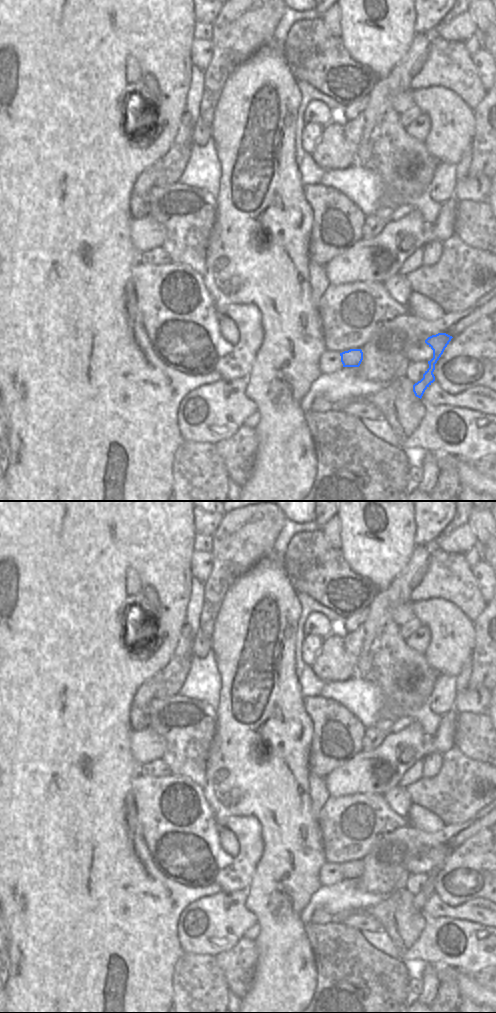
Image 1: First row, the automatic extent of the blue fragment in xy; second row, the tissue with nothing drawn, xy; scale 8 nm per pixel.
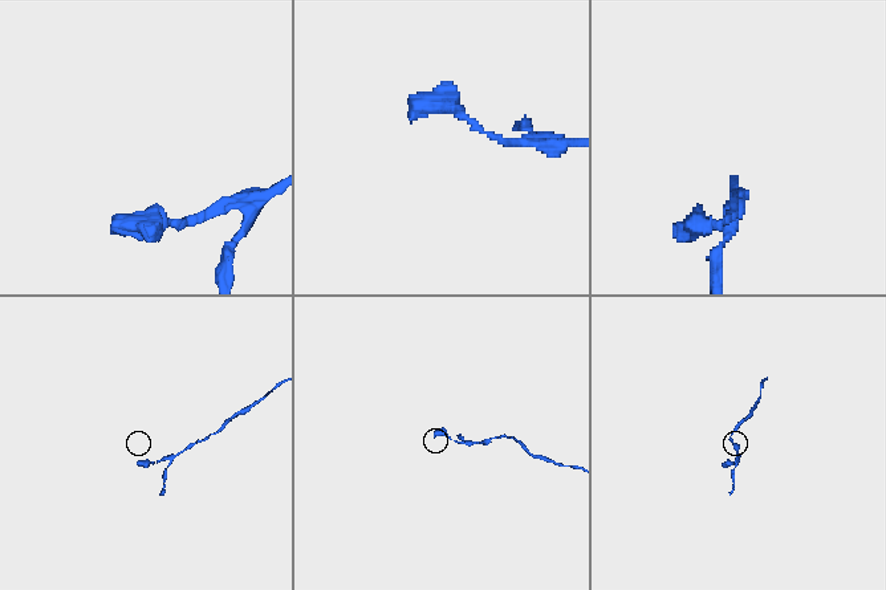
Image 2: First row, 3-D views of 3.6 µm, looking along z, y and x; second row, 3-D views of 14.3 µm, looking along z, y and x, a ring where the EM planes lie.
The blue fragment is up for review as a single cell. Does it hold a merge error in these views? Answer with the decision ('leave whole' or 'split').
leave whole

